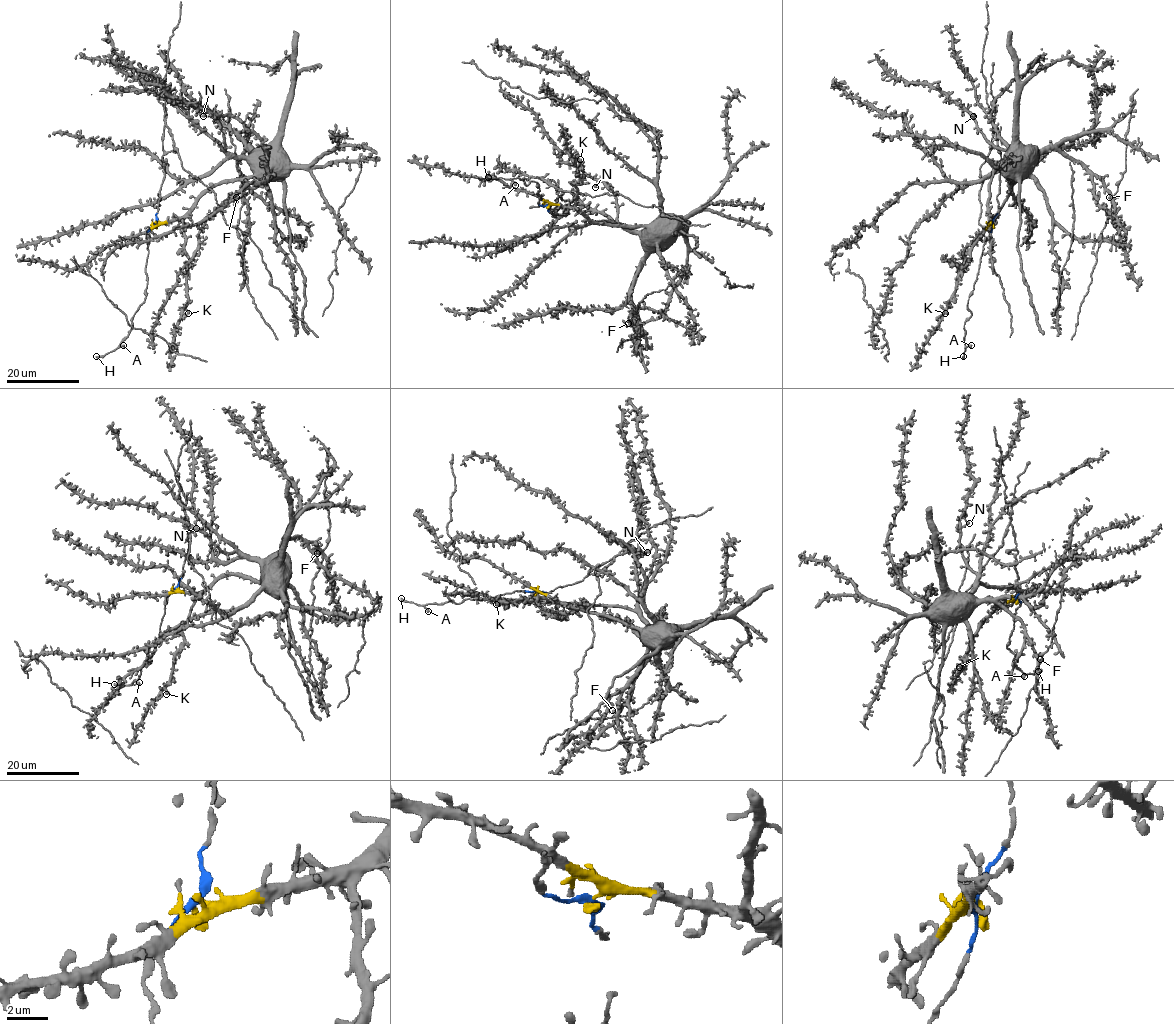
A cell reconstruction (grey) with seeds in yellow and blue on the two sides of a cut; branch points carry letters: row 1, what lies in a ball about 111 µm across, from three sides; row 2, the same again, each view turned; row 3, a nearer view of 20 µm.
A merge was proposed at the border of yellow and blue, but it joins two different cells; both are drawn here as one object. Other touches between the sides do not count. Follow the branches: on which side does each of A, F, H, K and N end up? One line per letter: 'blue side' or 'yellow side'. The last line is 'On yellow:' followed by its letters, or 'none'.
A: blue side
F: yellow side
H: blue side
K: yellow side
N: yellow side
On yellow: F, K, N

